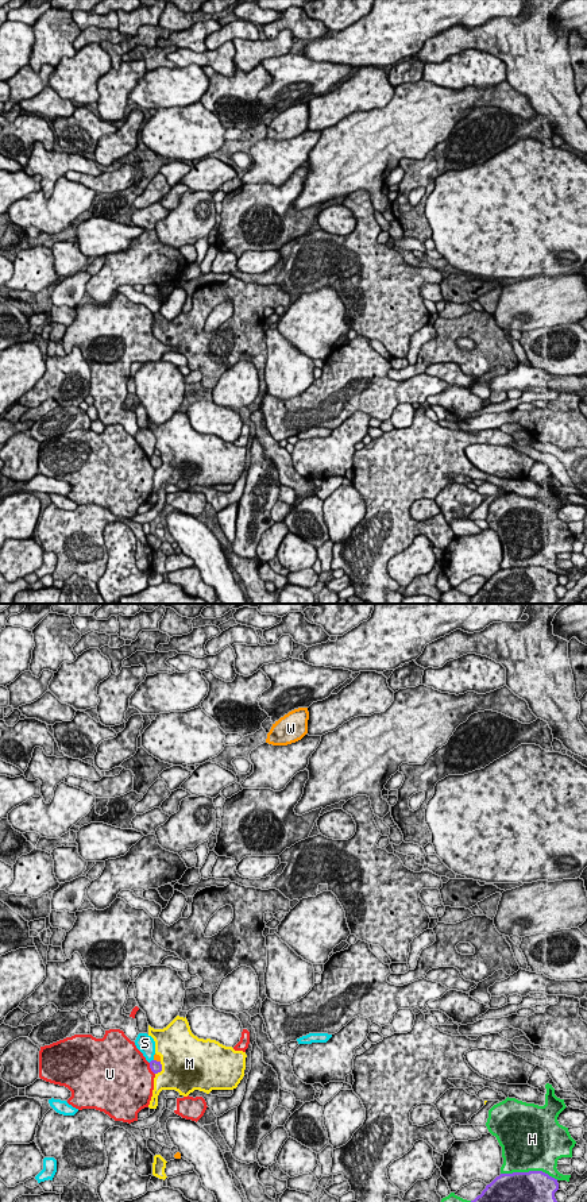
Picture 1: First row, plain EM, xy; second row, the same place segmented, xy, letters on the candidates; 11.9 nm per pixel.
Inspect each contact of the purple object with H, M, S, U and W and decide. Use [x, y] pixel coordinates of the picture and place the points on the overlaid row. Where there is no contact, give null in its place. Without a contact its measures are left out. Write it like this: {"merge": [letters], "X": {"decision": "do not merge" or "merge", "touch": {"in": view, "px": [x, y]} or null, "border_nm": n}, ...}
{"merge": [], "H": {"decision": "do not merge", "touch": {"in": "xy", "px": [529, 1171]}, "border_nm": 700}, "M": {"decision": "do not merge", "touch": {"in": "xy", "px": [161, 1068]}, "border_nm": 170}, "S": {"decision": "do not merge", "touch": {"in": "xy", "px": [151, 1060]}, "border_nm": 70}, "U": {"decision": "do not merge", "touch": {"in": "xy", "px": [150, 1067]}, "border_nm": 160}, "W": {"decision": "do not merge", "touch": {"in": "xy", "px": [155, 1060]}, "border_nm": 90}}

